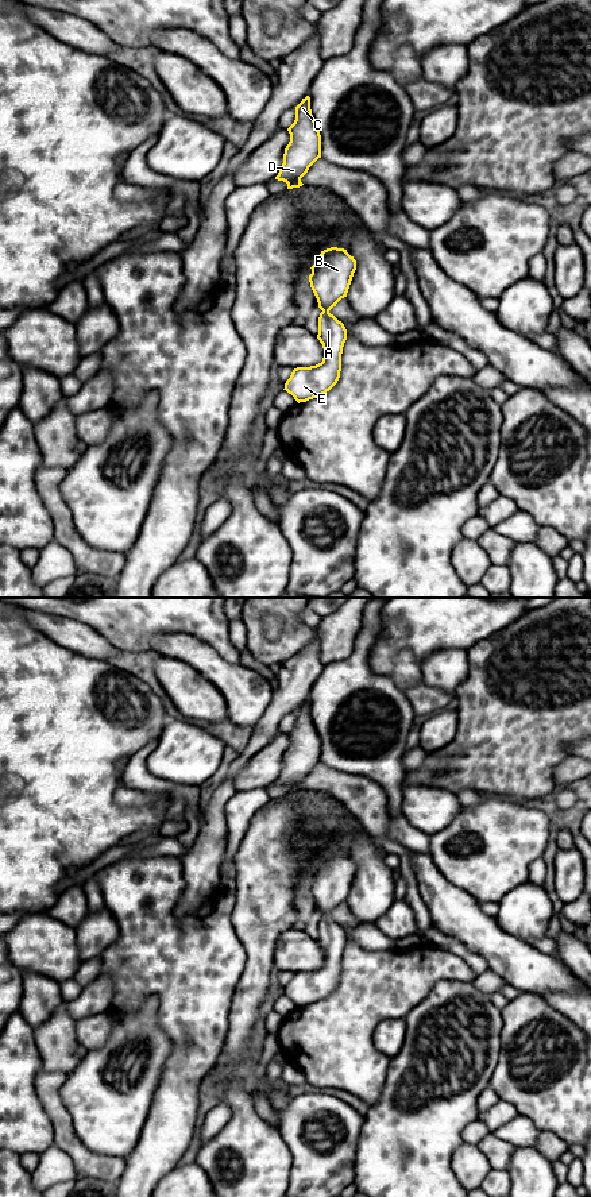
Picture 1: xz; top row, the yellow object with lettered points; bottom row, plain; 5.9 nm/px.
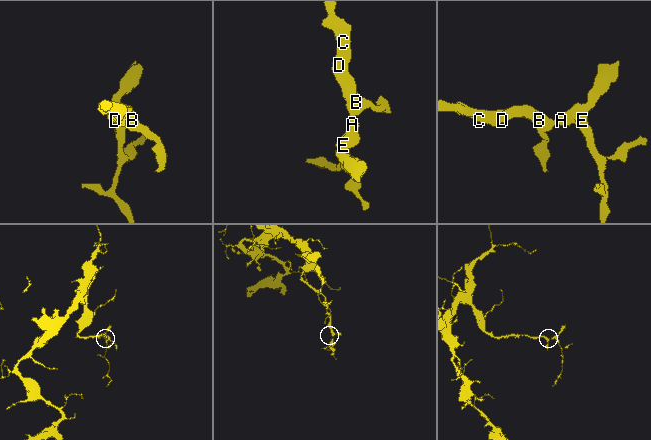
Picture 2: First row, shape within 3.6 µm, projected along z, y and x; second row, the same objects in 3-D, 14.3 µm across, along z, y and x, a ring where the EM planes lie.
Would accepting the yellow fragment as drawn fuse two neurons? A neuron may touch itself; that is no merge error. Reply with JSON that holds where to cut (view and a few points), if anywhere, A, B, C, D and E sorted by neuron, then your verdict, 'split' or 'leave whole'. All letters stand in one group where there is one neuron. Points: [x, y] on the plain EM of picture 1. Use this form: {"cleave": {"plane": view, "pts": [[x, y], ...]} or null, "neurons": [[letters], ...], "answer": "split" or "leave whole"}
{"cleave": null, "neurons": [["A", "B", "C", "D", "E"]], "answer": "leave whole"}

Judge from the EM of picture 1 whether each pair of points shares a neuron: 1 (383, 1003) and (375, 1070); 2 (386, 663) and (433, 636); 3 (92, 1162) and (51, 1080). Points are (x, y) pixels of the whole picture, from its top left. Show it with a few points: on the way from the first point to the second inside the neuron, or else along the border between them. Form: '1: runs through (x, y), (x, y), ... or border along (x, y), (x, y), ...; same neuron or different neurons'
1: runs through (367, 1019), (364, 1022), (364, 1054); same neuron
2: runs through (393, 649), (400, 644), (420, 638); same neuron
3: runs through (70, 1143), (65, 1138), (62, 1122), (51, 1101); same neuron

